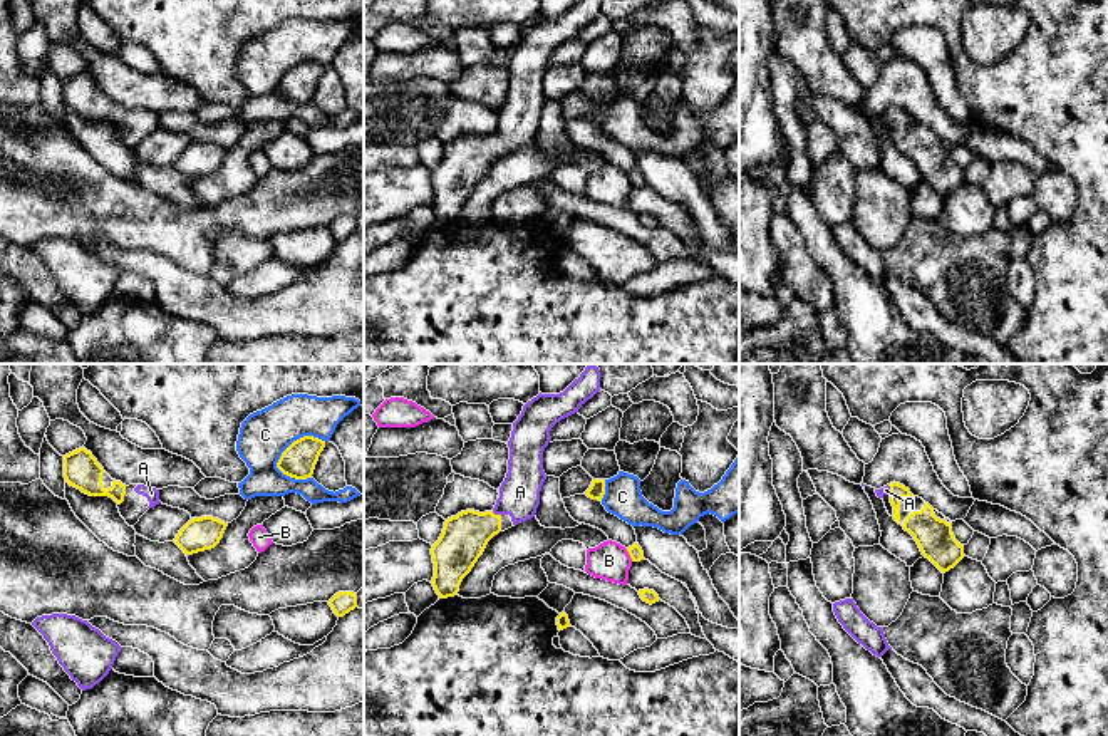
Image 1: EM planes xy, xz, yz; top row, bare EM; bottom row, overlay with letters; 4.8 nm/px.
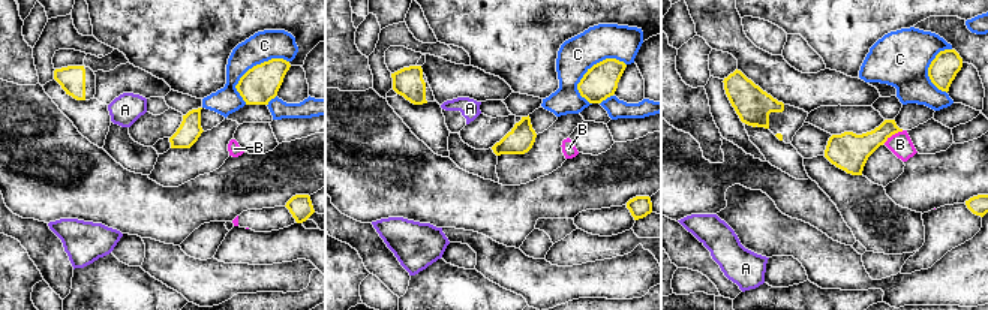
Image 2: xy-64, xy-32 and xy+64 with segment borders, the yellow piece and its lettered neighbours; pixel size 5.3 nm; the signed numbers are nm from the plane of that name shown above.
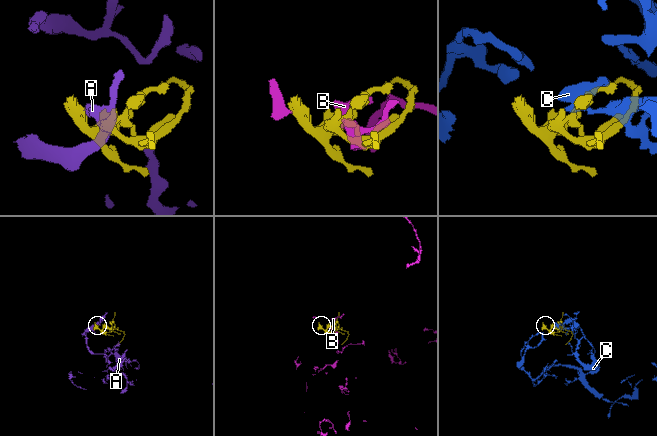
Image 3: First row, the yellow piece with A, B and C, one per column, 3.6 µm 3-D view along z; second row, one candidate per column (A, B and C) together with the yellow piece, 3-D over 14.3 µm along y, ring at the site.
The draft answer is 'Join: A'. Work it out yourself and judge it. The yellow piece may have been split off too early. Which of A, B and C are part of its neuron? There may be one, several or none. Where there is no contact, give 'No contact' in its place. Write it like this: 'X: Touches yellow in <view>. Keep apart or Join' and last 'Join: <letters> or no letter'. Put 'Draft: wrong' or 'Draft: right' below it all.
A: Touches yellow in xz. Join
B: Touches yellow in xz. Keep apart
C: Touches yellow in xy. Keep apart
Join: A
Draft: right

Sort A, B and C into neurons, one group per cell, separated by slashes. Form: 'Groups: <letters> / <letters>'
Groups: A / B / C

